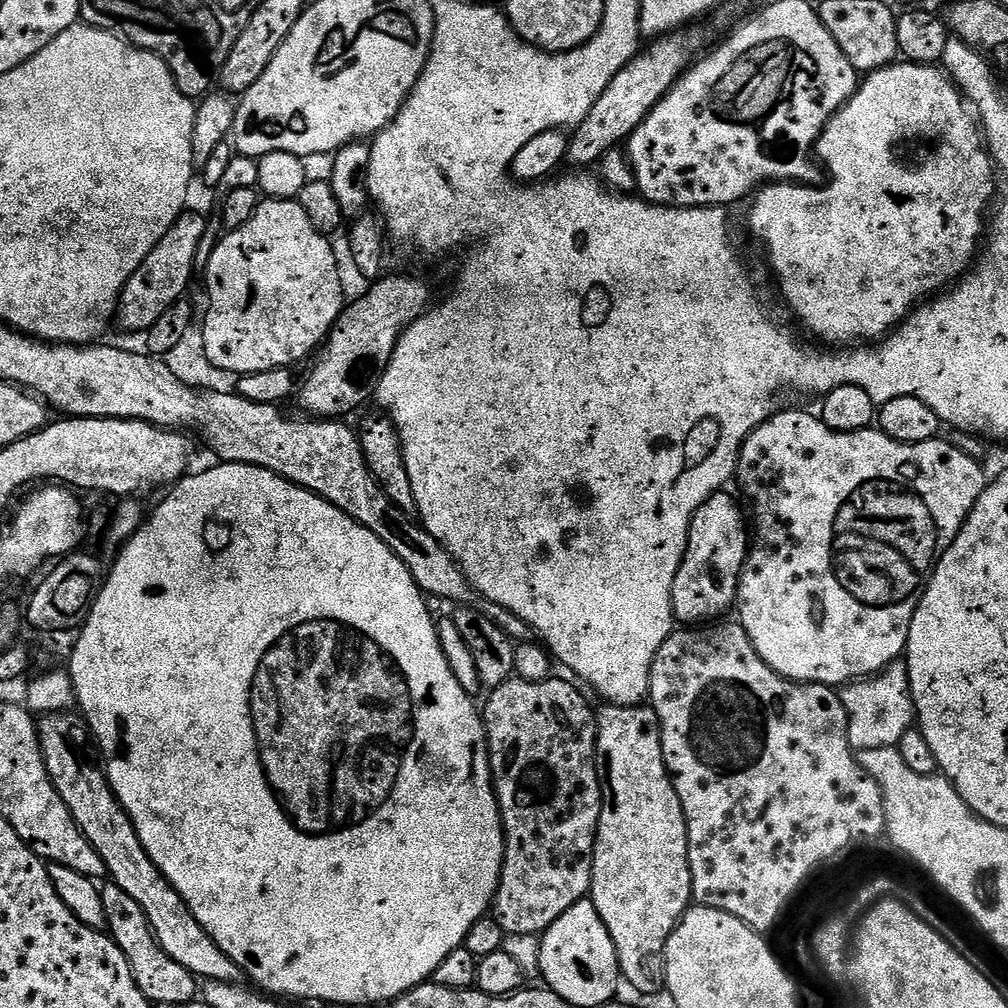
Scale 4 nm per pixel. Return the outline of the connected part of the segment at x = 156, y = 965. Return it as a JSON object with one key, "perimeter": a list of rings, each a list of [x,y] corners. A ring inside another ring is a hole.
{"perimeter":[[[111,882],[101,887],[100,893],[102,906],[106,910],[107,935],[111,936],[114,943],[119,946],[122,954],[126,954],[126,962],[130,962],[134,982],[138,982],[138,990],[142,990],[144,997],[156,1006],[160,1004],[175,1006],[178,1002],[190,1002],[197,999],[197,977],[193,976],[190,970],[186,970],[186,966],[178,966],[178,962],[174,962],[174,958],[170,958],[170,954],[162,950],[142,906],[138,906],[138,902],[134,902],[134,898],[126,894],[126,890],[122,890],[117,884]]]}

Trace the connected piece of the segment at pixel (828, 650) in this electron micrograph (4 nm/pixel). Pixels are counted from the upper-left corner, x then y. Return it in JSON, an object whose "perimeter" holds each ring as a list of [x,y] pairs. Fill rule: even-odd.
{"perimeter":[[[780,410],[775,416],[759,424],[746,438],[740,451],[740,461],[736,463],[735,479],[740,480],[740,488],[752,507],[750,524],[754,531],[750,536],[748,556],[744,559],[734,608],[735,611],[740,611],[738,623],[746,630],[762,662],[766,662],[766,666],[770,666],[779,676],[801,684],[843,686],[865,676],[875,676],[889,664],[901,659],[908,647],[910,622],[920,605],[920,599],[924,597],[924,589],[928,587],[936,561],[952,545],[985,490],[984,466],[981,461],[970,458],[970,454],[966,454],[961,448],[955,448],[944,438],[903,444],[875,427],[863,428],[857,432],[835,432],[824,424],[819,415],[812,413],[811,416],[808,412]]]}

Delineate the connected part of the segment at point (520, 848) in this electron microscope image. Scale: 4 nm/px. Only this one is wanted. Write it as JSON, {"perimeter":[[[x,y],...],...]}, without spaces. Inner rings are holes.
{"perimeter":[[[513,678],[487,693],[488,701],[482,704],[484,735],[488,737],[488,765],[492,767],[492,786],[496,790],[496,805],[500,807],[500,823],[504,825],[504,861],[500,871],[500,885],[492,901],[491,915],[509,937],[543,934],[550,925],[574,902],[585,899],[592,891],[592,859],[596,845],[596,831],[604,805],[604,792],[600,789],[600,775],[596,773],[596,712],[584,701],[584,696],[572,684],[549,678],[542,682],[526,682]]]}

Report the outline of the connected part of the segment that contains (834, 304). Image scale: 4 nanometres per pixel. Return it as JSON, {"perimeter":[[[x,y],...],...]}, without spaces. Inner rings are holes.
{"perimeter":[[[893,62],[884,68],[879,68],[877,72],[867,73],[859,81],[855,94],[828,121],[823,134],[816,141],[814,152],[819,163],[826,169],[827,175],[828,172],[832,175],[832,181],[823,186],[805,186],[795,182],[764,185],[755,193],[754,199],[751,201],[753,204],[752,209],[748,212],[748,228],[758,243],[768,247],[768,264],[772,267],[773,274],[776,275],[776,284],[780,287],[780,292],[784,295],[789,310],[800,319],[802,327],[809,328],[817,336],[817,338],[815,337],[817,341],[828,346],[856,346],[861,342],[883,341],[889,333],[899,328],[907,320],[909,312],[913,311],[917,305],[943,293],[949,286],[955,285],[973,267],[974,261],[977,259],[978,249],[982,244],[980,231],[983,228],[985,231],[986,217],[997,199],[996,176],[998,177],[992,154],[986,147],[986,137],[978,119],[978,113],[975,107],[965,99],[959,87],[943,67],[911,62]],[[900,136],[921,137],[924,141],[931,142],[934,145],[933,151],[936,154],[936,160],[928,160],[928,164],[924,164],[924,168],[896,168],[892,156],[888,156],[888,149],[895,146],[895,143],[900,140]]]}

